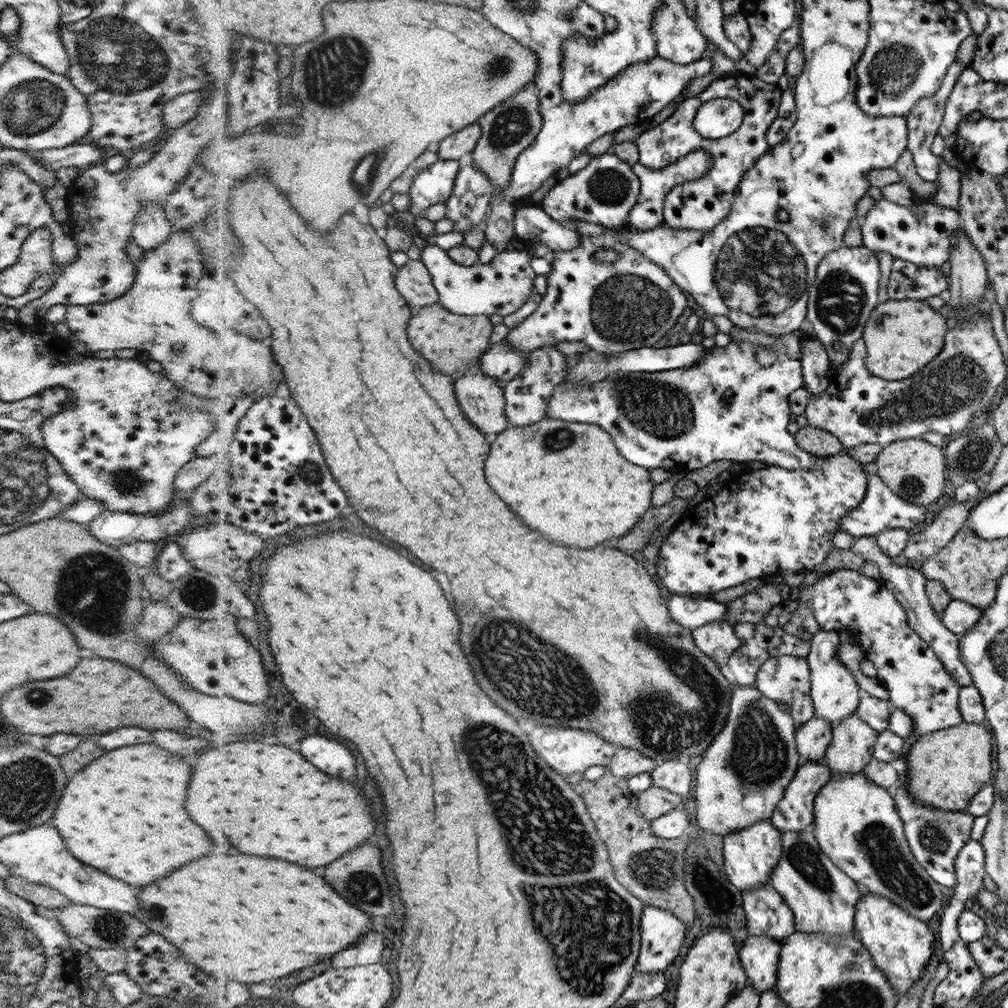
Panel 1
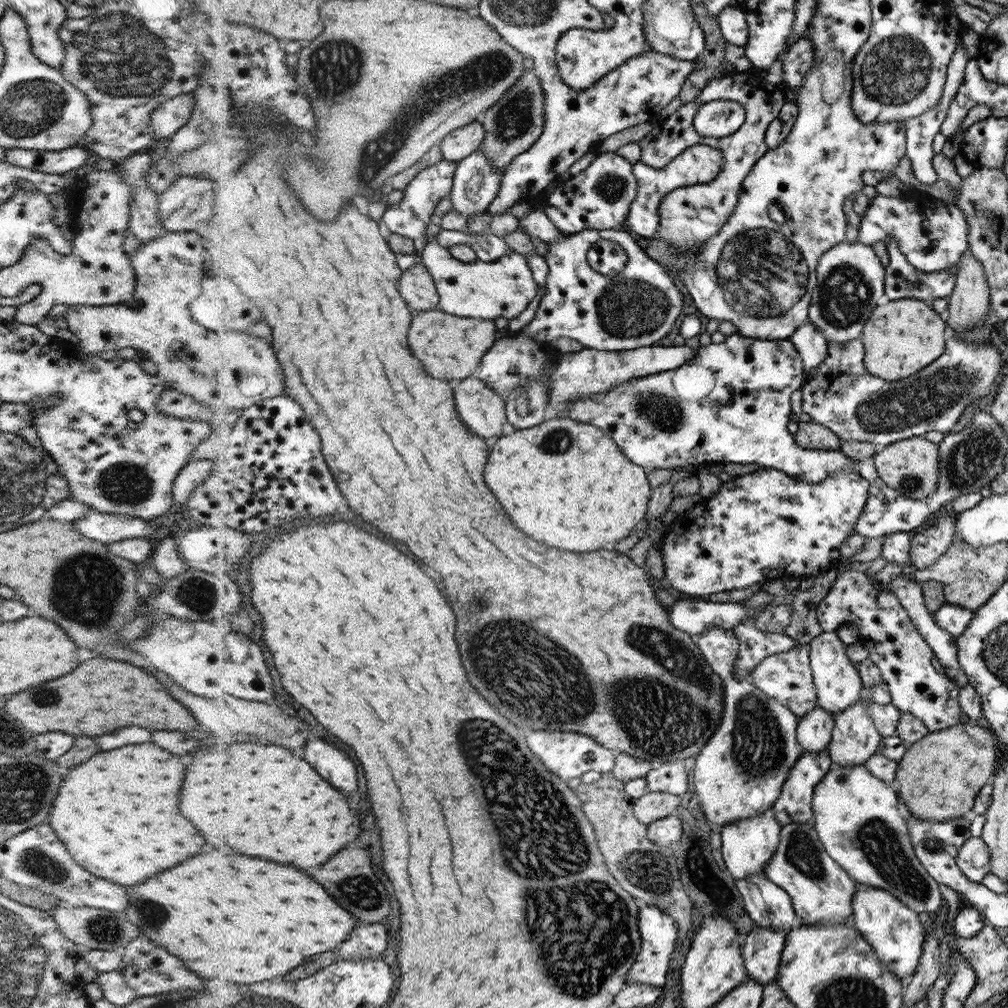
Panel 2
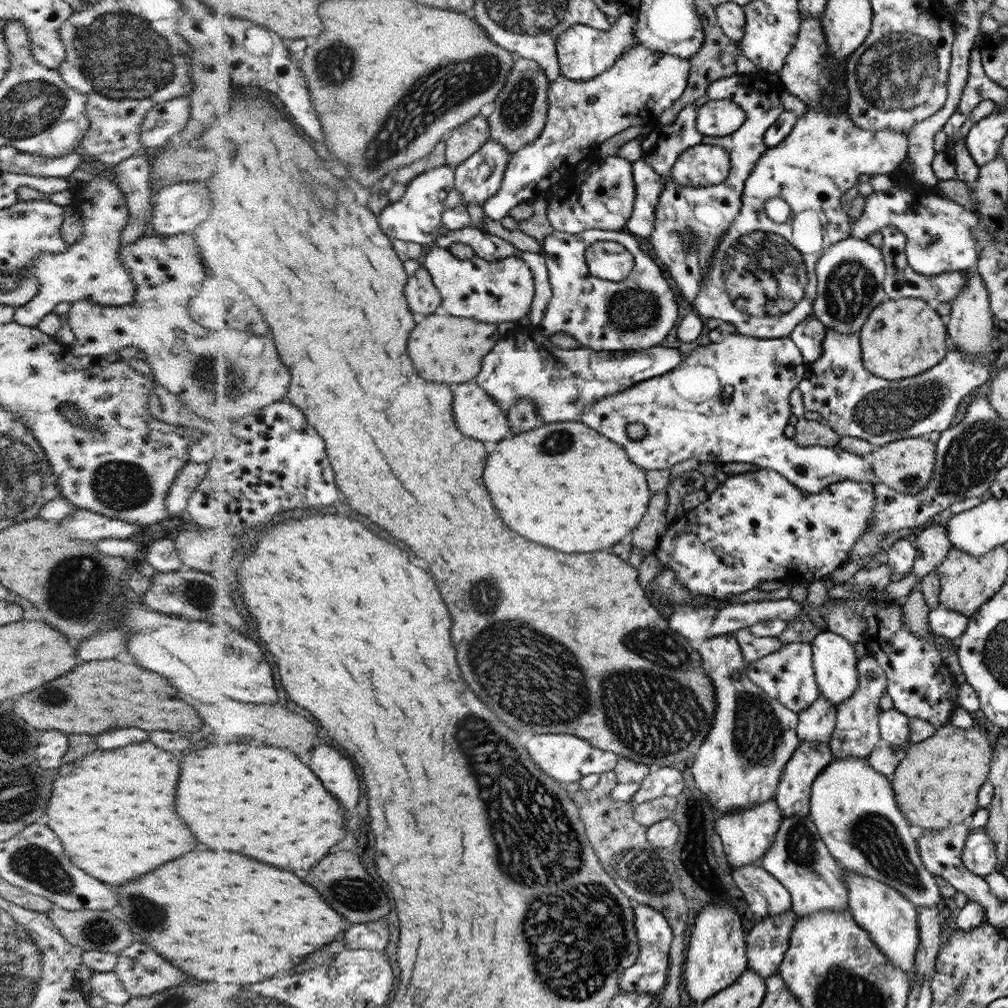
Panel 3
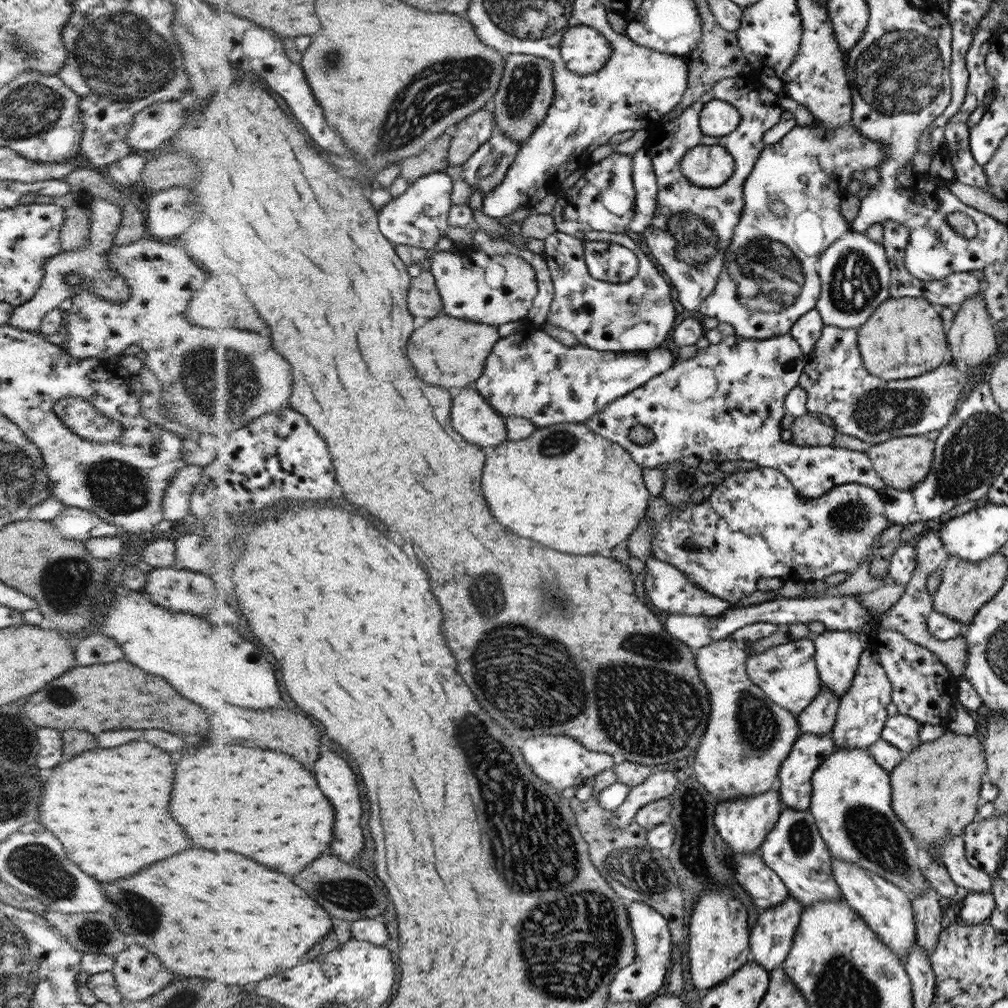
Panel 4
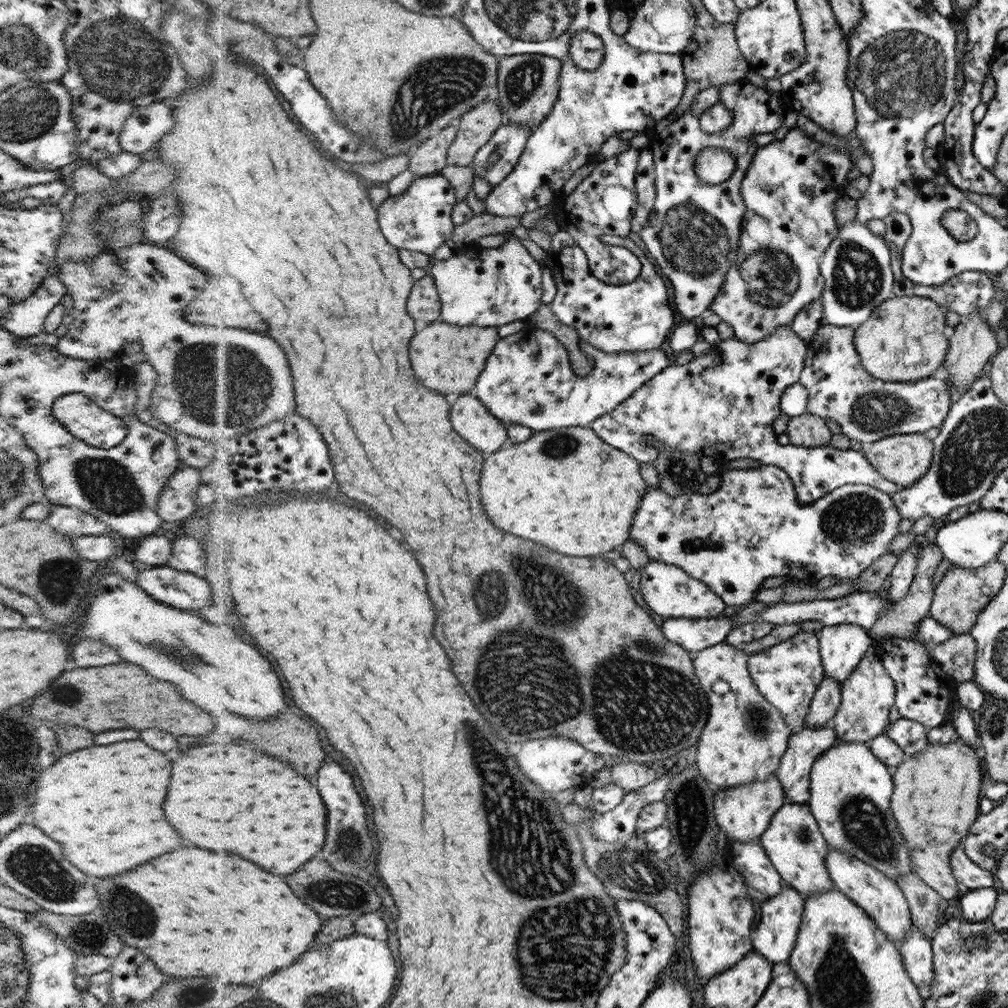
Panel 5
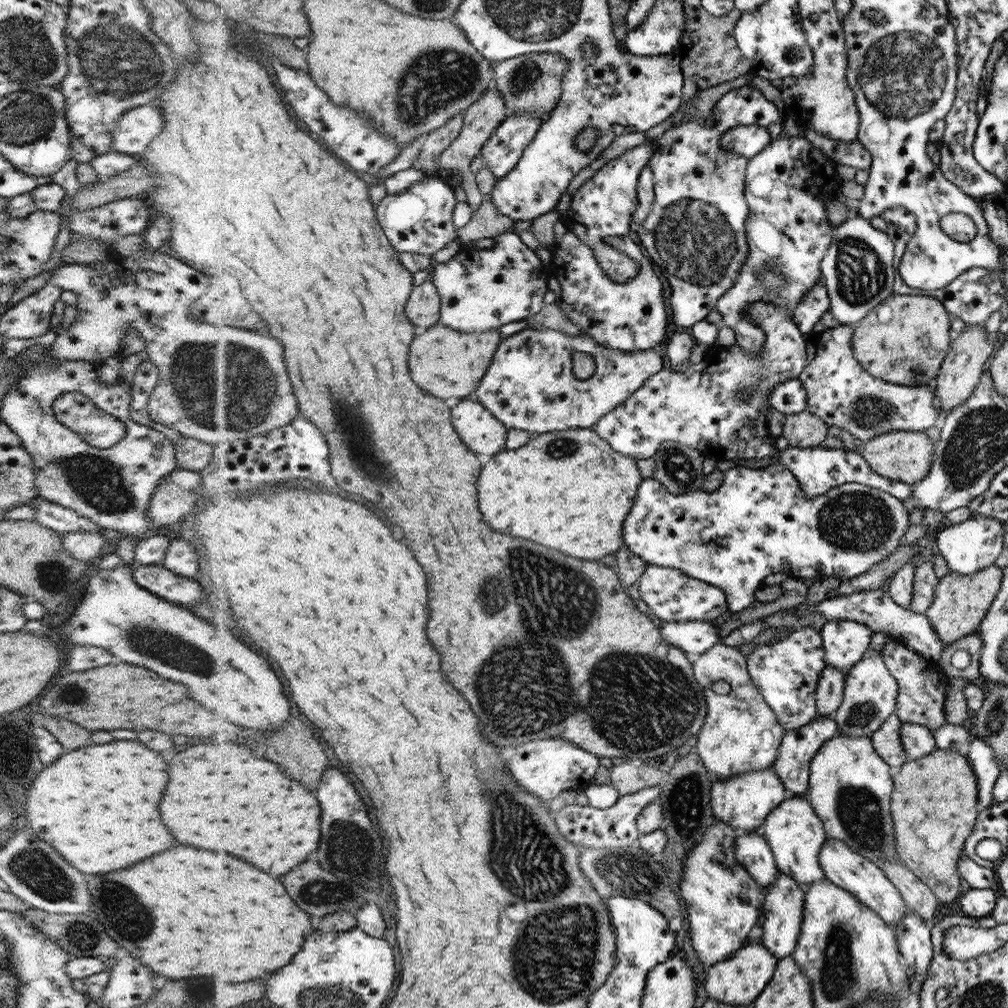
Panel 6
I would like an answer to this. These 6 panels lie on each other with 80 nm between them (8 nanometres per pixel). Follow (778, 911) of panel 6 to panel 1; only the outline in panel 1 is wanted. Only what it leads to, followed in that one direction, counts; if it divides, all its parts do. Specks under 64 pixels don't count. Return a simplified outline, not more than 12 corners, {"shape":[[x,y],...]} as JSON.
{"shape":[[749,935],[740,960],[748,985],[774,990],[782,945]]}

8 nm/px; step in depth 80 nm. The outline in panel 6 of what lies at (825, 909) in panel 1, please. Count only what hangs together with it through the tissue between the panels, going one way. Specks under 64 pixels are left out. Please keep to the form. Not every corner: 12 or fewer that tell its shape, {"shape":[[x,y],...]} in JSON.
{"shape":[[791,796],[761,830],[780,874],[826,880],[827,832],[811,801]]}

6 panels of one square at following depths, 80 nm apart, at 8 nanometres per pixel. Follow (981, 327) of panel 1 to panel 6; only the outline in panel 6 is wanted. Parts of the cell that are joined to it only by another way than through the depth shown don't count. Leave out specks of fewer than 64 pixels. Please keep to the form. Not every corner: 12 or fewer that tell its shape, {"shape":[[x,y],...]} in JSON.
{"shape":[[827,311],[806,335],[806,410],[862,441],[939,425],[937,386],[872,376]]}

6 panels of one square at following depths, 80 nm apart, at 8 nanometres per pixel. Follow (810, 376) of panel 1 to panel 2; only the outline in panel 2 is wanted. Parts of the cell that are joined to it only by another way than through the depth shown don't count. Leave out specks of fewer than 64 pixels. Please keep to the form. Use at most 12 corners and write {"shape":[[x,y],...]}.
{"shape":[[804,324],[790,336],[806,374],[830,355],[824,334]]}

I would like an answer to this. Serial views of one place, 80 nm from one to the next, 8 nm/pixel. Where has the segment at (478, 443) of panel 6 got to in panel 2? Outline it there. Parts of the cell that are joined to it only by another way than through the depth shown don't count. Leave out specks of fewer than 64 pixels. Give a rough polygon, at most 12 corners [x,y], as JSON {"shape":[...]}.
{"shape":[[474,376],[456,388],[464,424],[499,438],[506,400]]}

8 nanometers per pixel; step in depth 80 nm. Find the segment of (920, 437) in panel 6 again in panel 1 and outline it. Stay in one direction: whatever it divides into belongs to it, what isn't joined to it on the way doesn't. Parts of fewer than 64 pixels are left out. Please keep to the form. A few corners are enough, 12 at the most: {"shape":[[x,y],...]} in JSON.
{"shape":[[922,438],[898,440],[873,469],[894,494],[932,505],[947,456]]}

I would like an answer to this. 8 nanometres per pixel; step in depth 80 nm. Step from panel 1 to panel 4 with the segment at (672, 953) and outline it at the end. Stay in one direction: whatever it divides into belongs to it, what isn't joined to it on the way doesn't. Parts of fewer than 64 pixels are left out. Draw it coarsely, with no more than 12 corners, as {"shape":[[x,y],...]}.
{"shape":[[627,906],[635,962],[616,974],[608,1003],[657,994],[672,960],[667,917]]}

